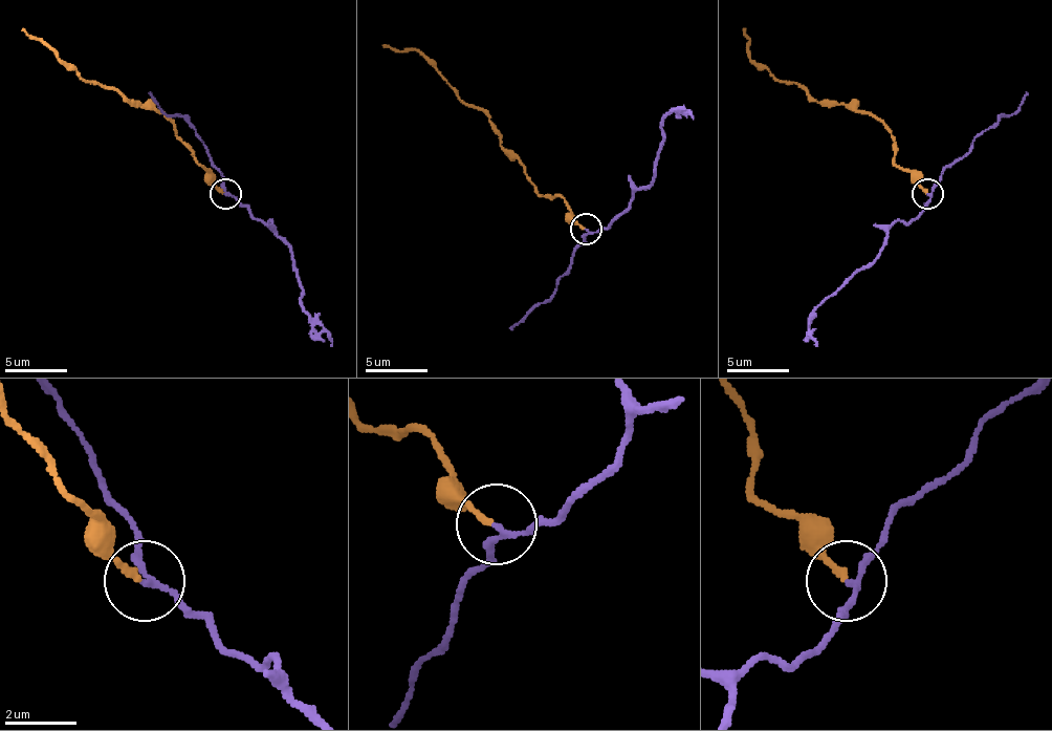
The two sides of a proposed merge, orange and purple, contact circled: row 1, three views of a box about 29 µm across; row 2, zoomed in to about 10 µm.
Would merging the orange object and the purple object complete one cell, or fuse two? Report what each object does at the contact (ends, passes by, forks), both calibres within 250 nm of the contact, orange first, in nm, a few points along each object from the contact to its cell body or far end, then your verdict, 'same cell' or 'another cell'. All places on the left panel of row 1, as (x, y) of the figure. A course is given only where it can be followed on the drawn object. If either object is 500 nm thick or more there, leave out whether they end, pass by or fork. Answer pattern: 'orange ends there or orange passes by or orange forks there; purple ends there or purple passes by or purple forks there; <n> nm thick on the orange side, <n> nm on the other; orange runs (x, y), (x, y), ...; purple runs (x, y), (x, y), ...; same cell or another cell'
orange ends there; purple passes by; 170 nm thick on the orange side, 140 nm on the other; orange runs (223, 194), (163, 112), (141, 103), (132, 103), (119, 90), (85, 81), (22, 28); purple runs (226, 194), (264, 222), (270, 219), (292, 254), (311, 323), (332, 345); another cell

